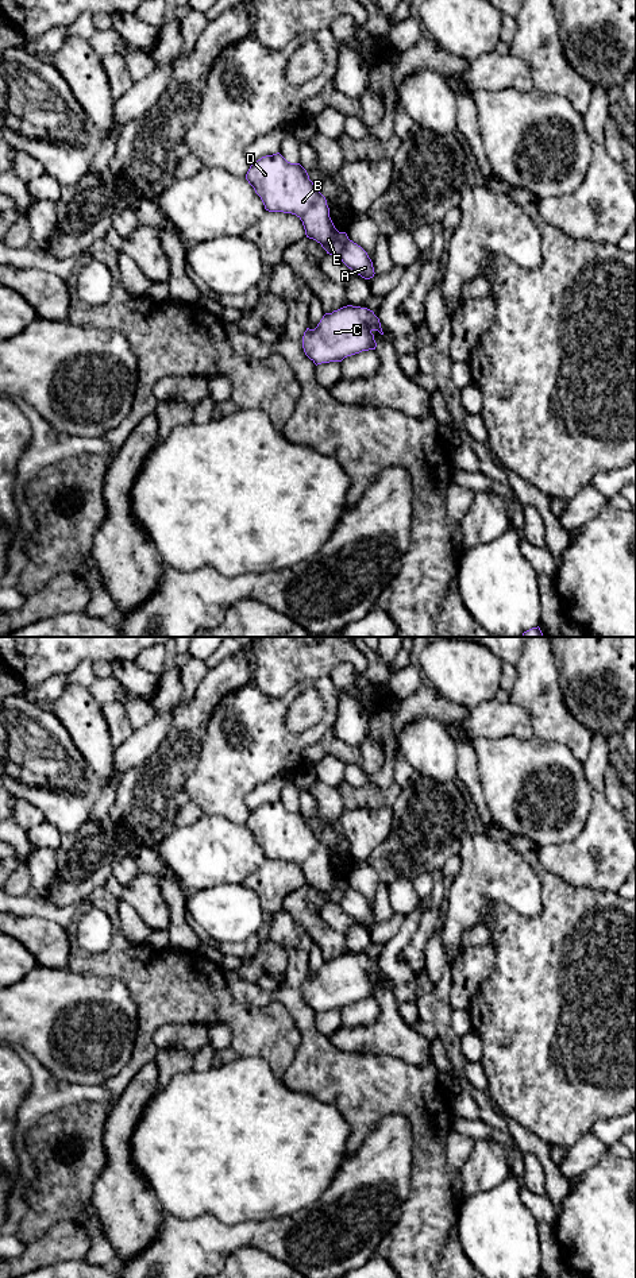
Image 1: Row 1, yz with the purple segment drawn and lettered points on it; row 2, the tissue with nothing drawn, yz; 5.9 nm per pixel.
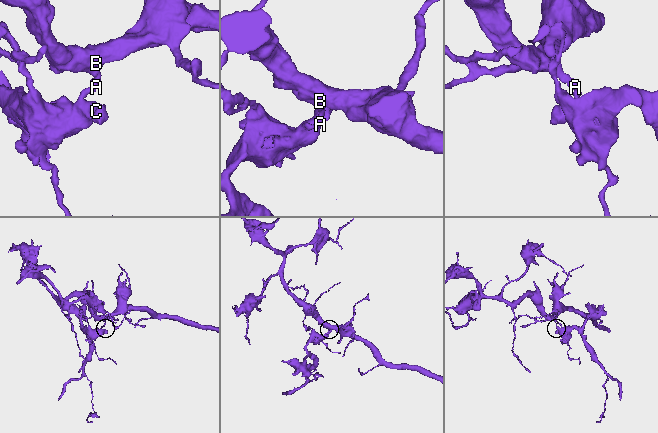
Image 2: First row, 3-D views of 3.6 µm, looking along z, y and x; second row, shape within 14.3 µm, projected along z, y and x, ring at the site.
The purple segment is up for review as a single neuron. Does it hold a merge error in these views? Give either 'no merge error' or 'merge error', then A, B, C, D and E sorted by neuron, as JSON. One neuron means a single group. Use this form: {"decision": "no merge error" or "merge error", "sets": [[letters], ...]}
{"decision": "merge error", "sets": [["A", "C"], ["B", "D", "E"]]}

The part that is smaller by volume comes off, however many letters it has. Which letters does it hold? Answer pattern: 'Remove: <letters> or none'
Remove: A, C

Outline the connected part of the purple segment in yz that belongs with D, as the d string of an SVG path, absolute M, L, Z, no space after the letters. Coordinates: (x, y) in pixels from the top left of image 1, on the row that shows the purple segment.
M280 152L266 155L250 166L246 179L266 211L296 215L307 238L320 243L327 254L340 256L348 236L335 228L325 197L300 163L288 162Z

